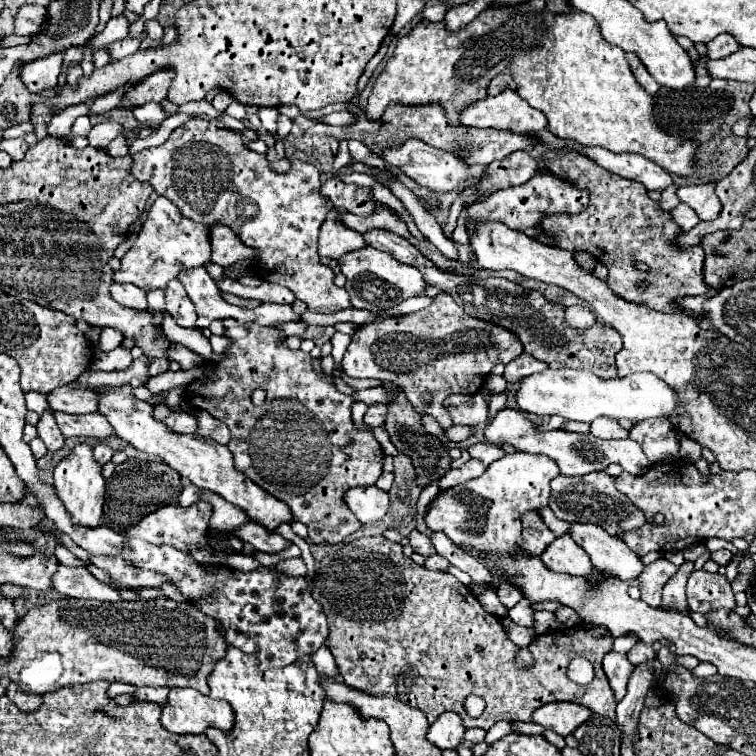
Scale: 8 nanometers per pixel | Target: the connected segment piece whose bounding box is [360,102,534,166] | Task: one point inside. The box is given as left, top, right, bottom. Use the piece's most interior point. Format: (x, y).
(427, 122)

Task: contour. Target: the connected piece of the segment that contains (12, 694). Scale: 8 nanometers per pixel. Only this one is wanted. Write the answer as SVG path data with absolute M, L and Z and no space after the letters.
M10 682L10 686L6 688L8 698L24 712L32 712L42 704L42 696L34 696L34 694L26 694L24 690L20 690L14 682Z

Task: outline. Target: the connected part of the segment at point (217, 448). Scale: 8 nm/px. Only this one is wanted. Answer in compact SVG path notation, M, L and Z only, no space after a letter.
M120 386L116 392L102 392L100 394L100 408L98 410L114 426L116 436L126 440L136 450L142 450L142 452L148 452L148 454L162 458L172 470L176 470L182 478L188 478L194 486L210 490L210 492L218 494L220 498L224 498L226 502L242 508L252 522L264 526L268 532L276 532L276 528L280 524L284 524L284 522L290 524L294 520L290 514L290 508L284 502L280 502L272 494L266 494L266 490L262 490L258 484L250 482L250 478L246 478L242 472L238 472L234 468L232 454L226 446L222 446L214 440L206 440L198 434L174 434L174 432L170 432L164 422L158 422L152 416L154 408L148 402L136 400L130 392L132 392L130 386Z

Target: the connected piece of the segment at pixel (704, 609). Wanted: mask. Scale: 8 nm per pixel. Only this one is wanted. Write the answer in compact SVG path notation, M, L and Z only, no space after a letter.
M694 570L686 584L688 608L692 612L708 614L714 608L734 610L734 592L730 582L722 574L710 574L704 570Z

